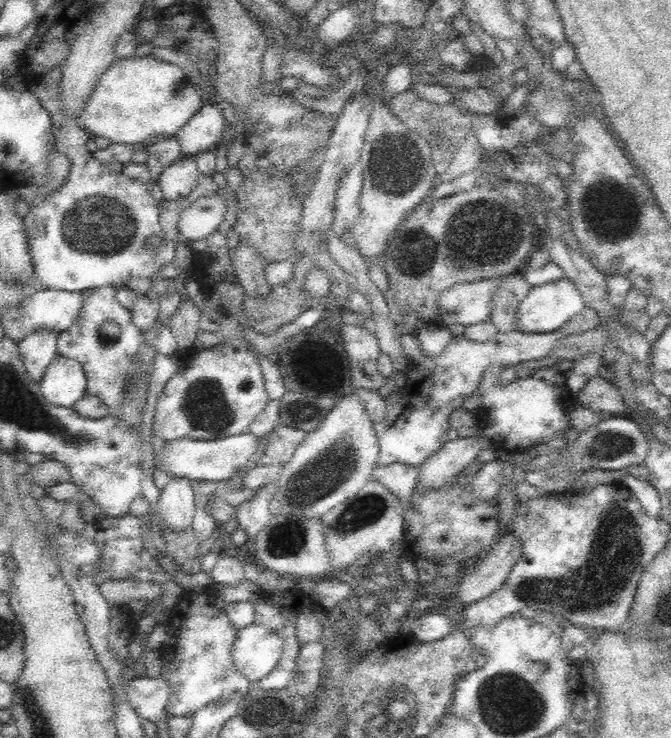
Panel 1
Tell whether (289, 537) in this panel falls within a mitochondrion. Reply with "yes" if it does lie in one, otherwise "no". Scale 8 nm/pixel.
yes

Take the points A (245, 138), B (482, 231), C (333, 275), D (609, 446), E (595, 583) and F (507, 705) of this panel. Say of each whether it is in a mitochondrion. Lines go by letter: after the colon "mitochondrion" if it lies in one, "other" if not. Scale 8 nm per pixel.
A: other
B: mitochondrion
C: other
D: mitochondrion
E: mitochondrion
F: mitochondrion

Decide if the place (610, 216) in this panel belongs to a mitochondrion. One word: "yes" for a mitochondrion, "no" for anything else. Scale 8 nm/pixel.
yes

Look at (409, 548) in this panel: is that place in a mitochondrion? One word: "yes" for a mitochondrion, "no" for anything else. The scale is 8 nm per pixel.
no

